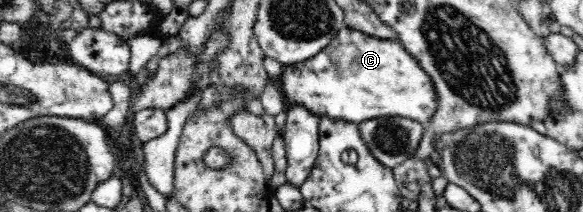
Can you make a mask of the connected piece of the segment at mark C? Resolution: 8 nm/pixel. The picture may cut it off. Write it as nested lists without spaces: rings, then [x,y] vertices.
[[[347,26],[315,57],[285,65],[283,73],[275,78],[287,105],[301,104],[319,117],[359,123],[393,116],[425,125],[437,111],[437,92],[431,76],[401,42],[374,38]]]

